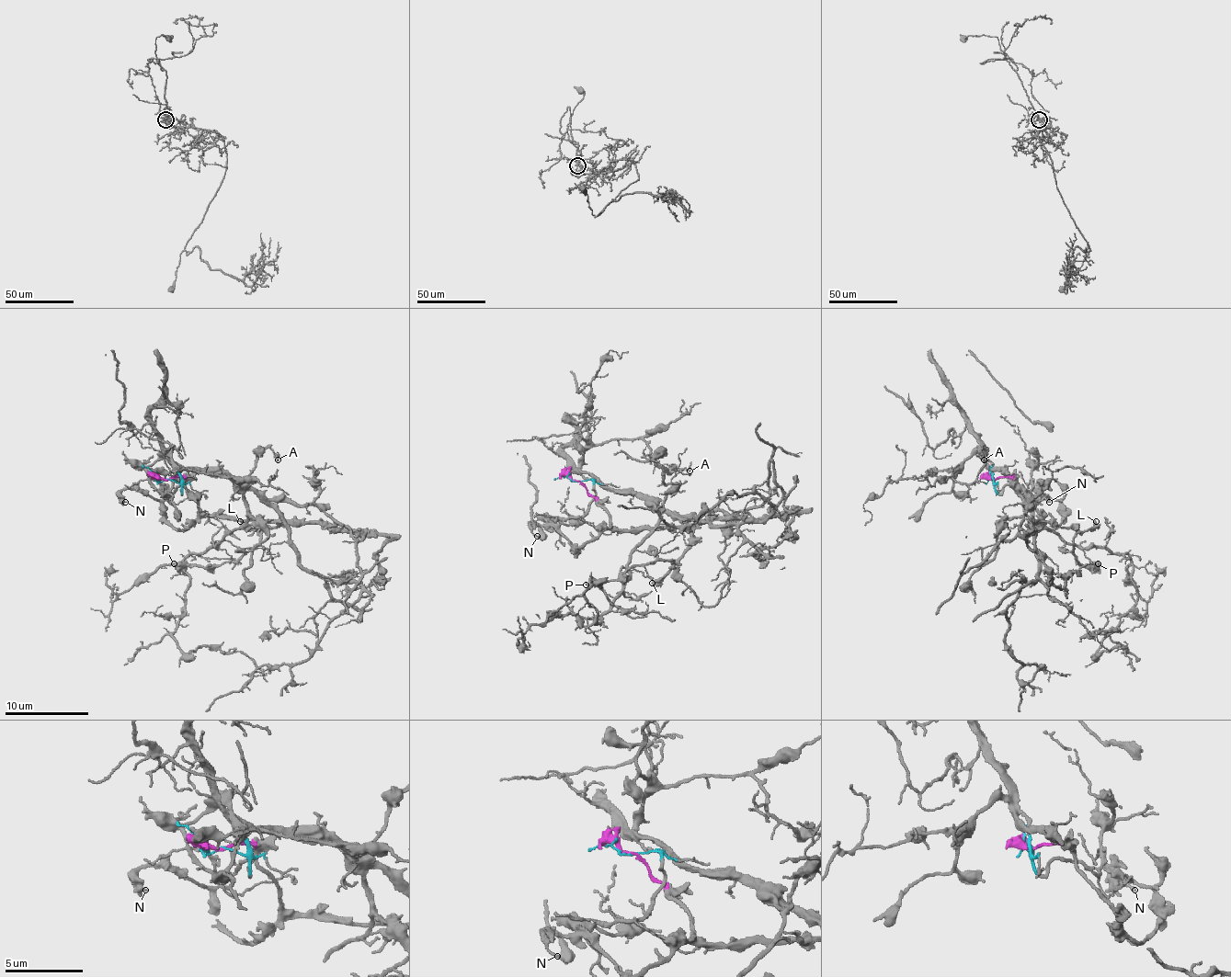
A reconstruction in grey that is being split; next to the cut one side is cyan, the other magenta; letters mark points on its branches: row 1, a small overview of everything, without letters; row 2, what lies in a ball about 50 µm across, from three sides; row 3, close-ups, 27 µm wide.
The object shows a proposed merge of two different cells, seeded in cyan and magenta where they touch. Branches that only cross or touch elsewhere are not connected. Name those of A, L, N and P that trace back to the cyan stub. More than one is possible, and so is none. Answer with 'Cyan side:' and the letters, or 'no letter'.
Cyan side: A

